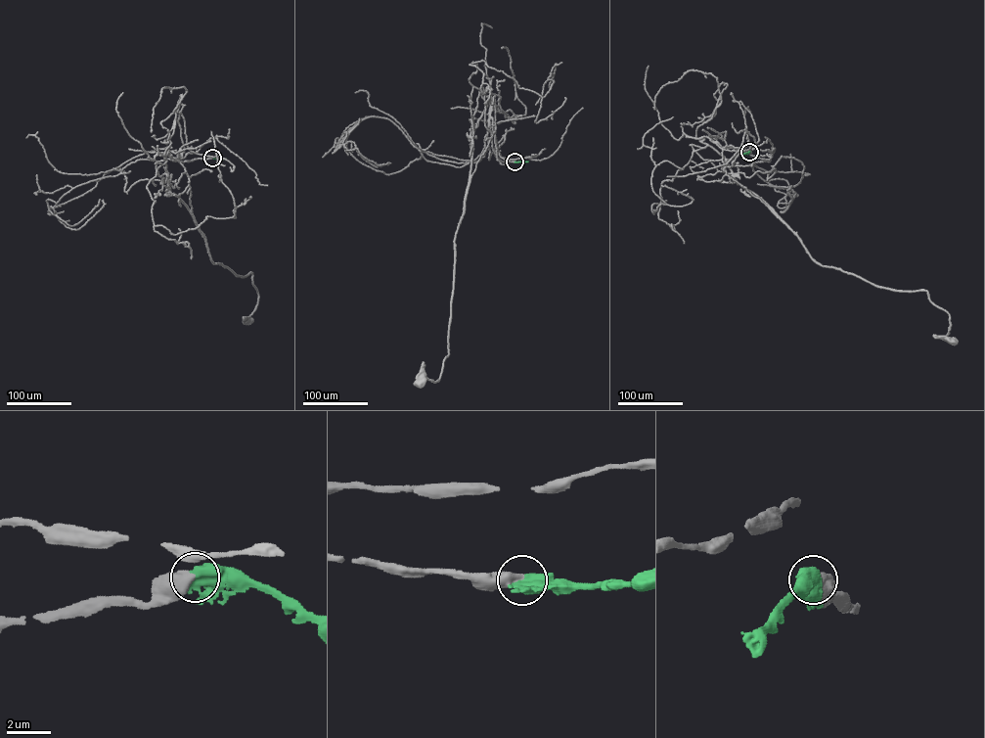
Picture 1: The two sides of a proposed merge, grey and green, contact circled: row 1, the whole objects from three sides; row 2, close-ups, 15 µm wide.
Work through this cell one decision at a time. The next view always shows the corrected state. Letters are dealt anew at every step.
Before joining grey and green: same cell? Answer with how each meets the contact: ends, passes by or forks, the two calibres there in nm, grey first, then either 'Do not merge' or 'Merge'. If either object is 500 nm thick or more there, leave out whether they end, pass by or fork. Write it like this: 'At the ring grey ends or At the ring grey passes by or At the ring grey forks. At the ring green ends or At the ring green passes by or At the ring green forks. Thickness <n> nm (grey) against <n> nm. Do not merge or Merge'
Thickness 550 nm (grey) against 700 nm. Merge

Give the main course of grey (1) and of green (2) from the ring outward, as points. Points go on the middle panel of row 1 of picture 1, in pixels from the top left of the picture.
1: (514, 161), (499, 156), (493, 125), (456, 234), (448, 354), (438, 381), (424, 373), (420, 381)
2: (514, 161), (528, 161)

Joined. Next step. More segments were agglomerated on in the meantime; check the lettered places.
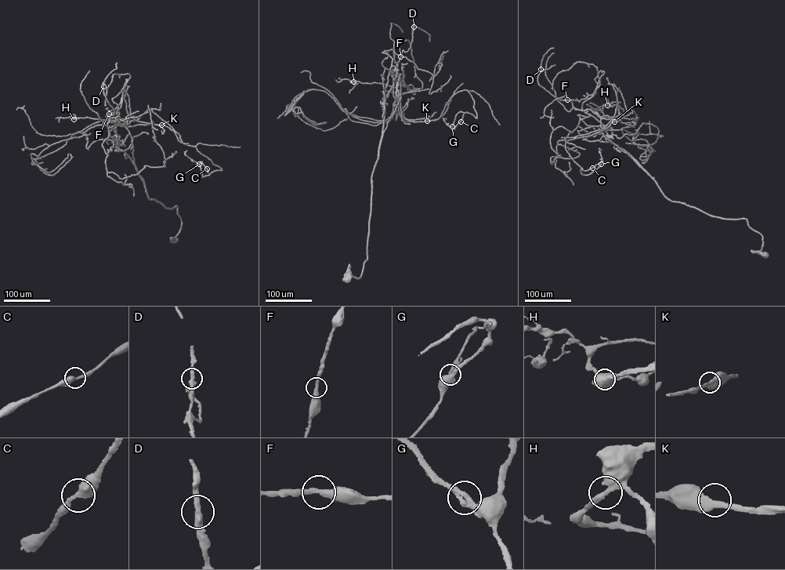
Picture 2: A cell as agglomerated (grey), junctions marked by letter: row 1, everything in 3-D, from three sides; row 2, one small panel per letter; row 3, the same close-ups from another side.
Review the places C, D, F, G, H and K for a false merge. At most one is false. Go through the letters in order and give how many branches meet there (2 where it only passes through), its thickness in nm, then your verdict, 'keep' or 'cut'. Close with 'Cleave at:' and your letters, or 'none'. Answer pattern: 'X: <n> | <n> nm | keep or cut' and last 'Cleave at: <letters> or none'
C: 2 | 400 nm | keep
D: 2 | 360 nm | keep
F: 2 | 360 nm | keep
G: 2 | 340 nm | cut
H: 2 | 360 nm | keep
K: 2 | 400 nm | keep
Cleave at: G

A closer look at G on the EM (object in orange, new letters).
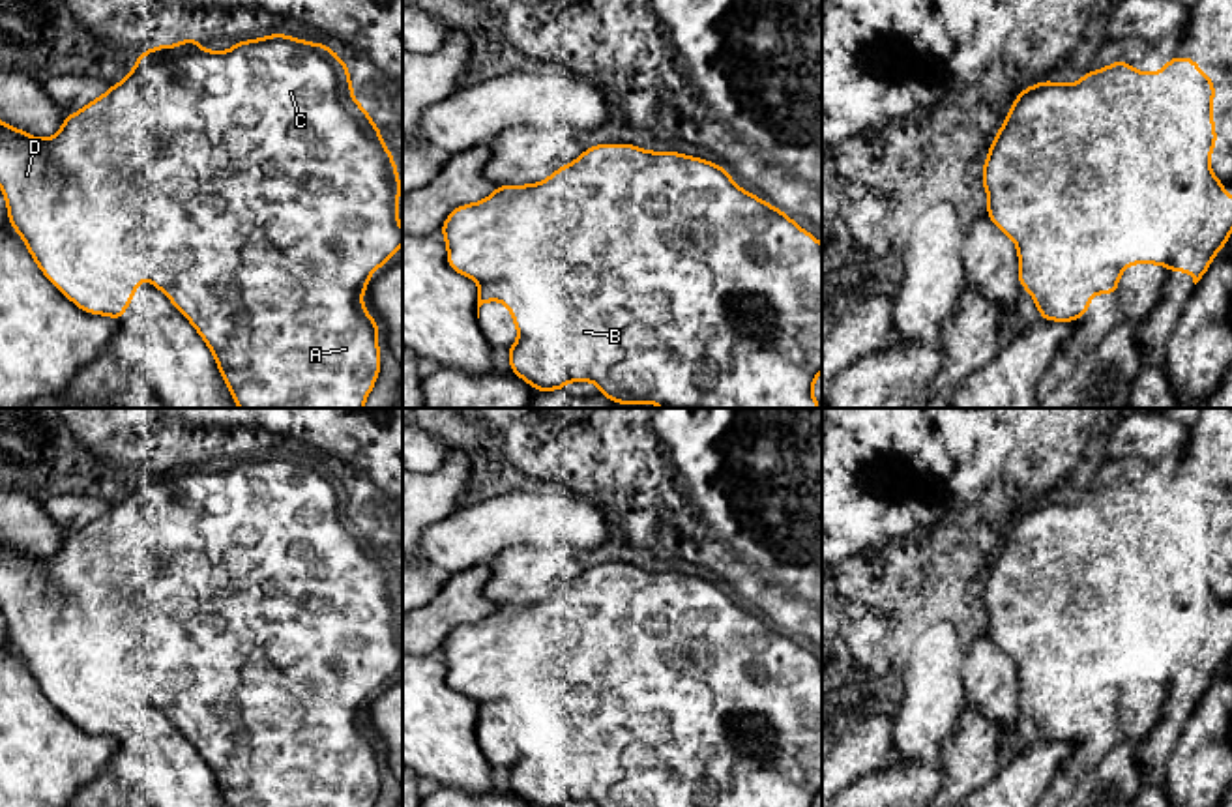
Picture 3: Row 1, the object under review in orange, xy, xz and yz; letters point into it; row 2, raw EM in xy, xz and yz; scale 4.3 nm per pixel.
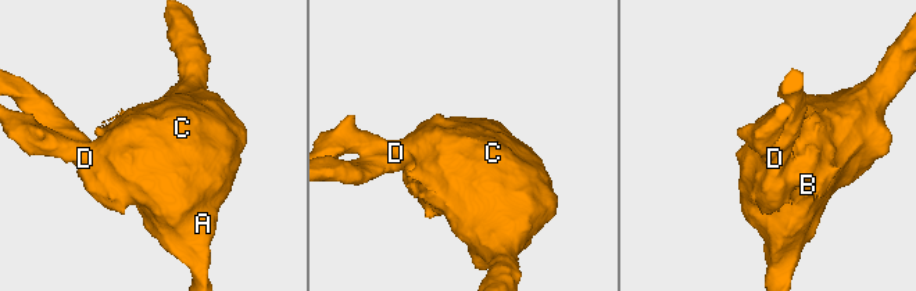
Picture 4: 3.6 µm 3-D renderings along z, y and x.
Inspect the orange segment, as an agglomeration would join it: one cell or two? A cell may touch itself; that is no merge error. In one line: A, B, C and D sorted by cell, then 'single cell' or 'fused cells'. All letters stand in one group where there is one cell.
A B C / D | fused cells

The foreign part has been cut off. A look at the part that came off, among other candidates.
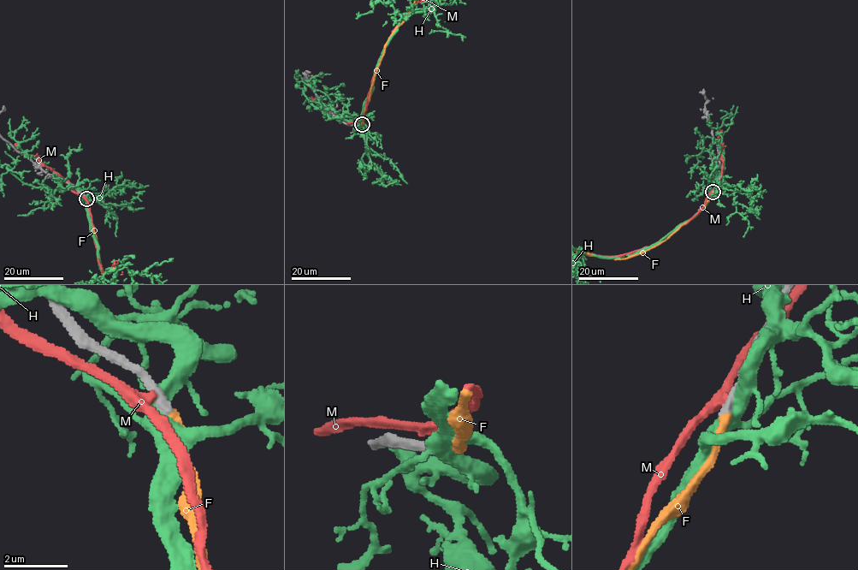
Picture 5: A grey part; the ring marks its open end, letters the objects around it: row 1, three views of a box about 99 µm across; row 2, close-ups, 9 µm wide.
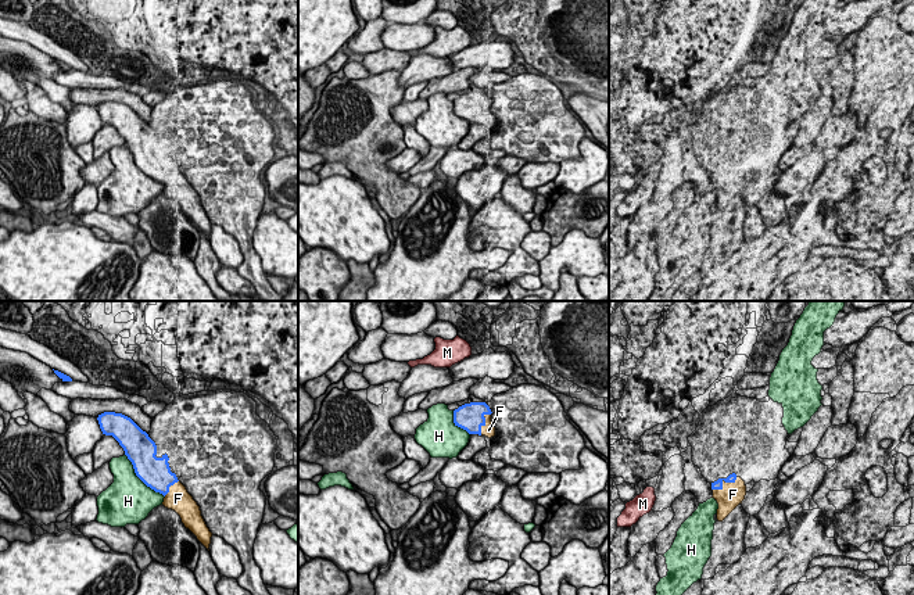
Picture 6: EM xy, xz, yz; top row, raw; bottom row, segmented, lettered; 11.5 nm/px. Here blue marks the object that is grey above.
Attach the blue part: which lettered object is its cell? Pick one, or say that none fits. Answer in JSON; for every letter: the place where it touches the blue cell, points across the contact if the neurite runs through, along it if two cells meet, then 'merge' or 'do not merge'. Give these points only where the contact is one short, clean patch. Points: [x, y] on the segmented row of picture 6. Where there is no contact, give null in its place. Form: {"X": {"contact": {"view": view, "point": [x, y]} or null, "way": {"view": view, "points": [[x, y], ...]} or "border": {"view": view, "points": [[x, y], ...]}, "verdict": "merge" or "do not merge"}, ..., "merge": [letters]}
{"F": {"contact": {"view": "yz", "point": [721, 483]}, "verdict": "merge"}, "H": {"contact": {"view": "xy", "point": [140, 479]}, "verdict": "do not merge"}, "M": {"contact": null, "verdict": "do not merge"}, "merge": ["F"]}

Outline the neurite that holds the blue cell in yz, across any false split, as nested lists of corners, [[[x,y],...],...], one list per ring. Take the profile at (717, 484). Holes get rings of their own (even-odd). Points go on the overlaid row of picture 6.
[[[735,473],[727,478],[718,478],[712,483],[713,497],[717,503],[717,520],[723,521],[742,501],[746,495],[745,481]]]

